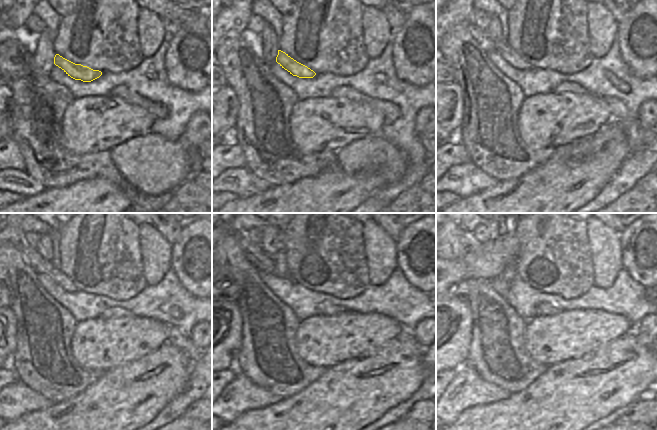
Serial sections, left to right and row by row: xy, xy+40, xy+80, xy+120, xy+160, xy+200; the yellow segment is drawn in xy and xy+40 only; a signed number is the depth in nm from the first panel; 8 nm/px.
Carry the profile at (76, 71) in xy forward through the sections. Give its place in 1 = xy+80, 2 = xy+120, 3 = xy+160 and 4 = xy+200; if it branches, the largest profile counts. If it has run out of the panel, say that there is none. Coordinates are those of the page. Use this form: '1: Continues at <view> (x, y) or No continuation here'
1: Continues at xy+80 (513, 58)
2: Continues at xy+120 (30, 256)
3: Continues at xy+160 (263, 262)
4: Continues at xy+200 (471, 244).

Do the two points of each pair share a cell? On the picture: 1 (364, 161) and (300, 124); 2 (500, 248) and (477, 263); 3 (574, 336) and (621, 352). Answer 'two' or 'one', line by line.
1: two
2: one
3: two

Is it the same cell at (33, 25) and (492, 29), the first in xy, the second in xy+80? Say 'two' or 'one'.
two

